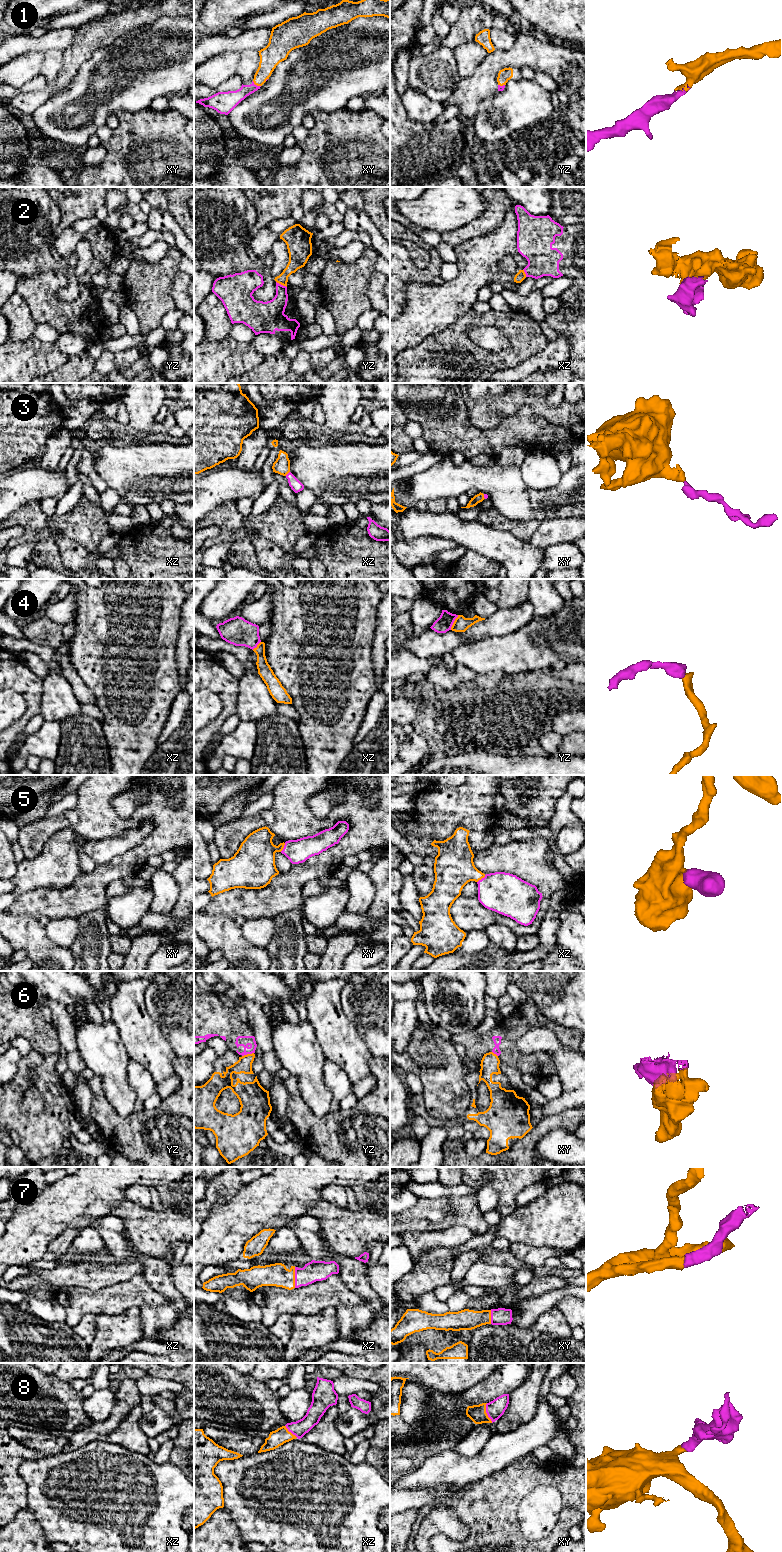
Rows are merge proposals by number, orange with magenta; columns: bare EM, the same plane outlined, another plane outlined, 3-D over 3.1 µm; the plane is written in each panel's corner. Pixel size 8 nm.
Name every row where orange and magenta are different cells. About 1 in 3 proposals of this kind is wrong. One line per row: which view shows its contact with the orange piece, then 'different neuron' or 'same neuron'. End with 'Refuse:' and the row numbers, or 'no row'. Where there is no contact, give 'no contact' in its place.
1: contact in xy; same neuron
2: contact in yz; different neuron
3: contact in xz; same neuron
4: contact in yz; different neuron
5: contact in xz; same neuron
6: contact in yz; different neuron
7: contact in xz; same neuron
8: contact in xy; same neuron
Refuse: 2, 4, 6

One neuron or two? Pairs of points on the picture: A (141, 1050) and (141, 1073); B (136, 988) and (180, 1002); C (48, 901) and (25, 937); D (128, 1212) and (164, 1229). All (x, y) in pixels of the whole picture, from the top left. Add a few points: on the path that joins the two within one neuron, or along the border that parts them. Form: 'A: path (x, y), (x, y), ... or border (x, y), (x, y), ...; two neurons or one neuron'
A: border (130, 1058), (139, 1062), (150, 1073), (155, 1084); two neurons
B: border (151, 982), (145, 992), (145, 1007), (149, 1014); two neurons
C: border (14, 915), (29, 915), (37, 920); two neurons
D: path (137, 1220), (146, 1229), (155, 1229); one neuron

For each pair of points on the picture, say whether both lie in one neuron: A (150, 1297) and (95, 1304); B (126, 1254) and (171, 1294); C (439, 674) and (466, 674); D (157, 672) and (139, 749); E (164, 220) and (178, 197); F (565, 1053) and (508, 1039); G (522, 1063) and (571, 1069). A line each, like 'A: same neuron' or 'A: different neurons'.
A: same neuron
B: same neuron
C: same neuron
D: same neuron
E: different neurons
F: different neurons
G: different neurons

